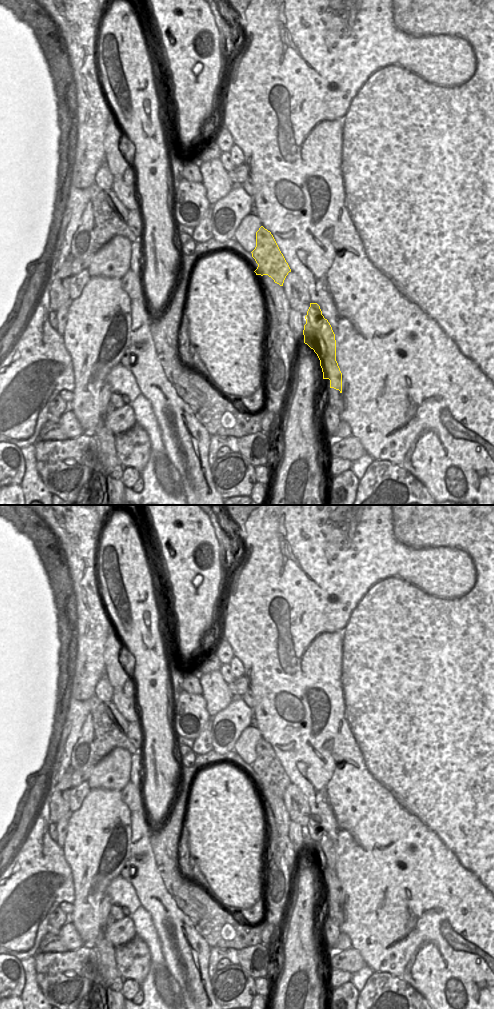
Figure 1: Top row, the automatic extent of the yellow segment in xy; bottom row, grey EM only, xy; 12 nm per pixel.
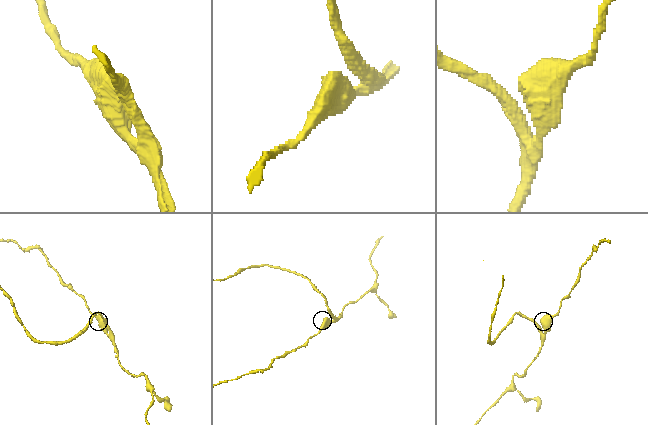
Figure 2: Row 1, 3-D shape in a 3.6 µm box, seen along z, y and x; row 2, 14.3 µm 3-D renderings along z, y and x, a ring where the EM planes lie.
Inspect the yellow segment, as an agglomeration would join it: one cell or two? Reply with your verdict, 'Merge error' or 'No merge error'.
Merge error

